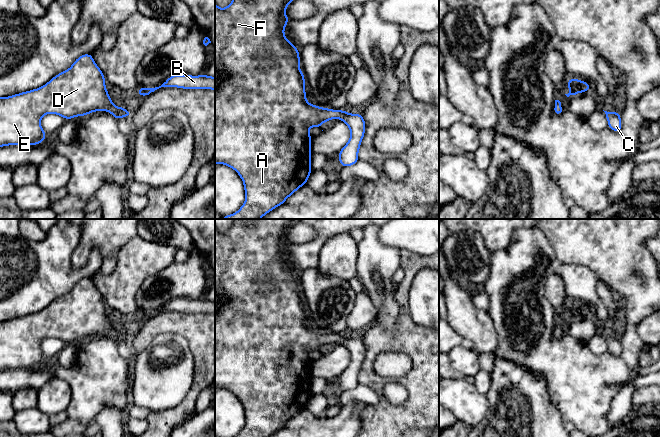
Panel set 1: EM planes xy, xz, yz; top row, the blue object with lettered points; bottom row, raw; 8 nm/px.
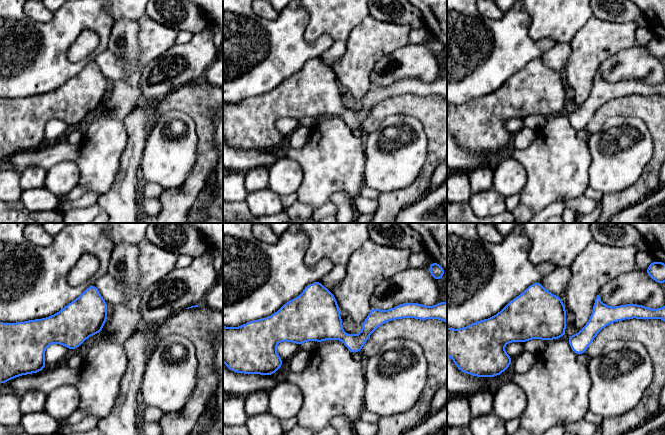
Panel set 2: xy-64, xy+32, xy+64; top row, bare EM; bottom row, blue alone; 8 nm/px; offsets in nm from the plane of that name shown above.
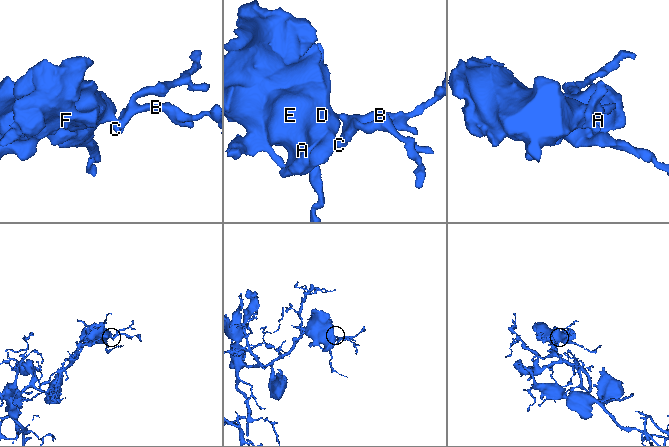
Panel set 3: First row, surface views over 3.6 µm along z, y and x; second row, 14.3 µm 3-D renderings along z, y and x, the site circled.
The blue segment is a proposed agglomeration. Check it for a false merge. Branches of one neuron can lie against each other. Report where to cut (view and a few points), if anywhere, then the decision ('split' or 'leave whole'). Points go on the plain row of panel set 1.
no cut | leave whole

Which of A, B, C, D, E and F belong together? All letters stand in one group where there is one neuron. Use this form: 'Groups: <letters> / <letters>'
Groups: A B C D E F

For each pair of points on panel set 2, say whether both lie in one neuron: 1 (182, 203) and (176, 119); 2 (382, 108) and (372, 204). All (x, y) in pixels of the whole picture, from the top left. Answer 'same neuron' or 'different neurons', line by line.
1: different neurons
2: different neurons

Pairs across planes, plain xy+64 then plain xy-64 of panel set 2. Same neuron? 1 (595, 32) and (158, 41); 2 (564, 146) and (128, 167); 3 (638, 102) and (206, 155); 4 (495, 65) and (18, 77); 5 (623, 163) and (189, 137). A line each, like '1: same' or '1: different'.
1: same
2: different
3: same
4: same
5: same

